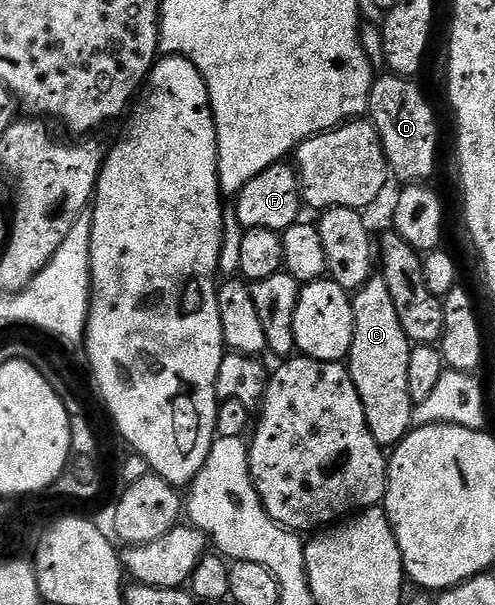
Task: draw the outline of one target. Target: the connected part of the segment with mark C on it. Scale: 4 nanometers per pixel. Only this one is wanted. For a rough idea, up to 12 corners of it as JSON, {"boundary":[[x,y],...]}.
{"boundary":[[384,277],[351,294],[348,374],[370,435],[414,428],[414,346]]}

